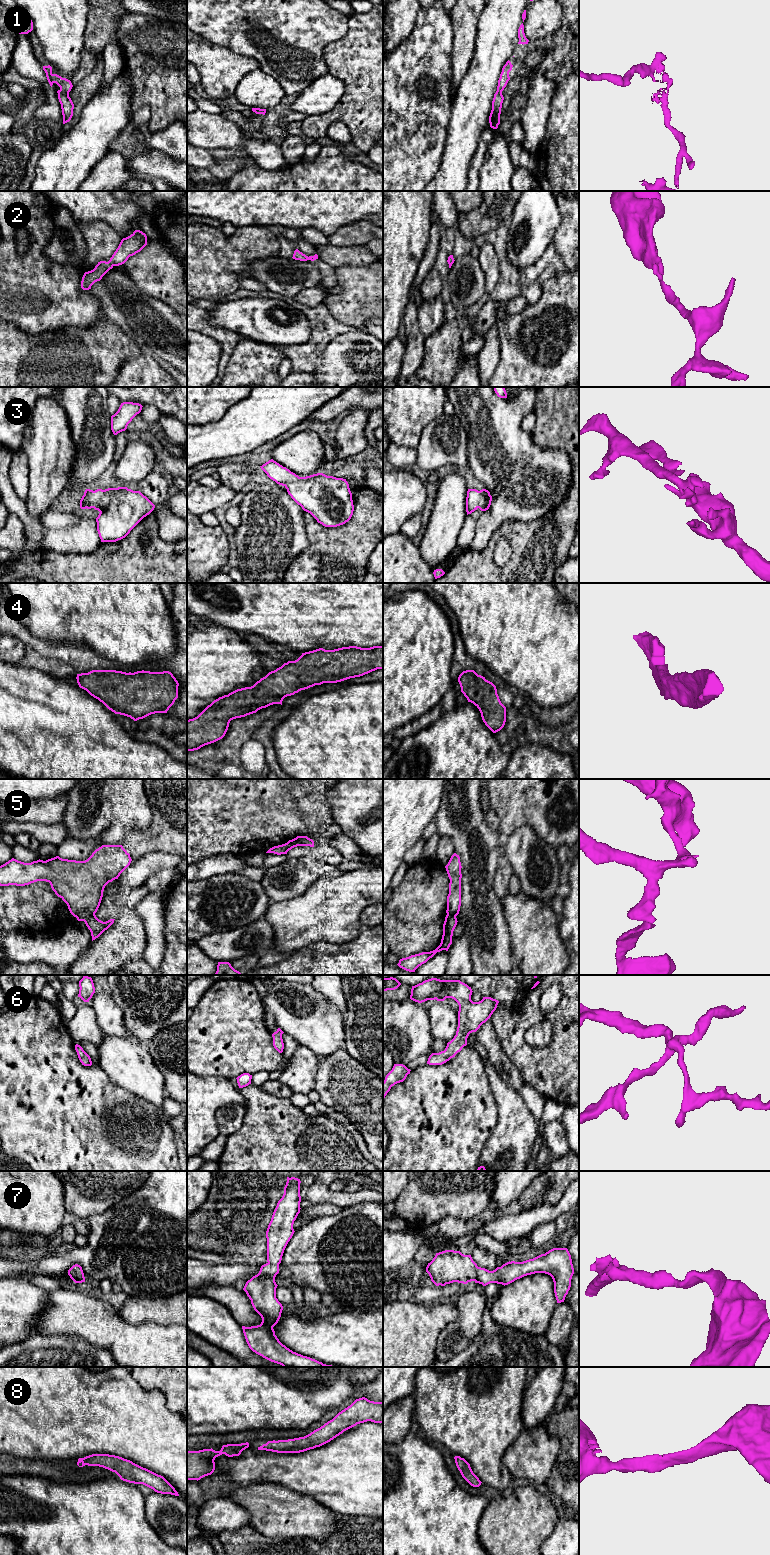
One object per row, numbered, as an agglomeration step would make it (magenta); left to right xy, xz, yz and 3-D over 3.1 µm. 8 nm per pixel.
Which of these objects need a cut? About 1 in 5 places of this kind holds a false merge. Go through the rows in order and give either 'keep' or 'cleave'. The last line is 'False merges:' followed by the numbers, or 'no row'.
1: cleave
2: keep
3: keep
4: keep
5: cleave
6: keep
7: keep
8: keep
False merges: 1, 5

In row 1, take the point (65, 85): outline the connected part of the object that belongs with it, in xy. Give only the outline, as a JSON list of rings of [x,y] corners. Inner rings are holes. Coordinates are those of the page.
[[[50,65],[43,66],[43,70],[46,73],[47,80],[52,87],[54,83],[56,83],[63,92],[69,93],[73,87],[70,80],[66,78],[62,78],[57,74],[52,73],[52,67]]]

